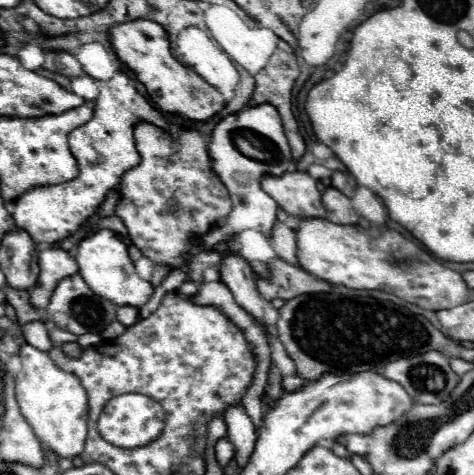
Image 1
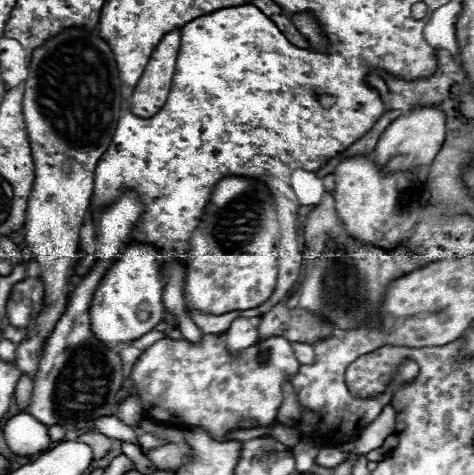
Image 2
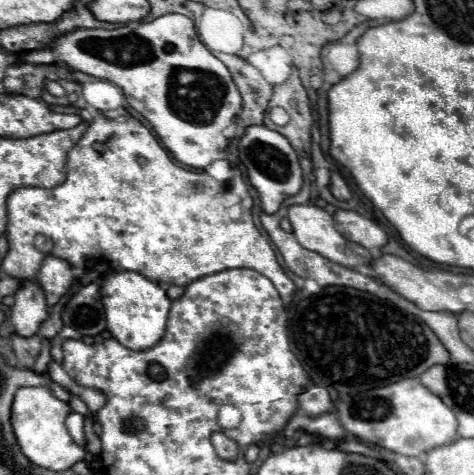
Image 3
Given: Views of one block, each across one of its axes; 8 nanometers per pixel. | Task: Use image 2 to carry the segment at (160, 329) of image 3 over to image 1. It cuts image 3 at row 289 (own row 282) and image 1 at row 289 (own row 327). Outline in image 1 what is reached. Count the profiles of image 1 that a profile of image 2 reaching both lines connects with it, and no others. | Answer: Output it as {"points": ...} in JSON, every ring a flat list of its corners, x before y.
{"points":[[100,230,94,236,80,240,76,262,80,268,80,276,92,288,92,292,96,292,96,296,100,296,116,306,140,308,154,294,154,286,136,274,136,268,128,256,128,246,112,230]]}

